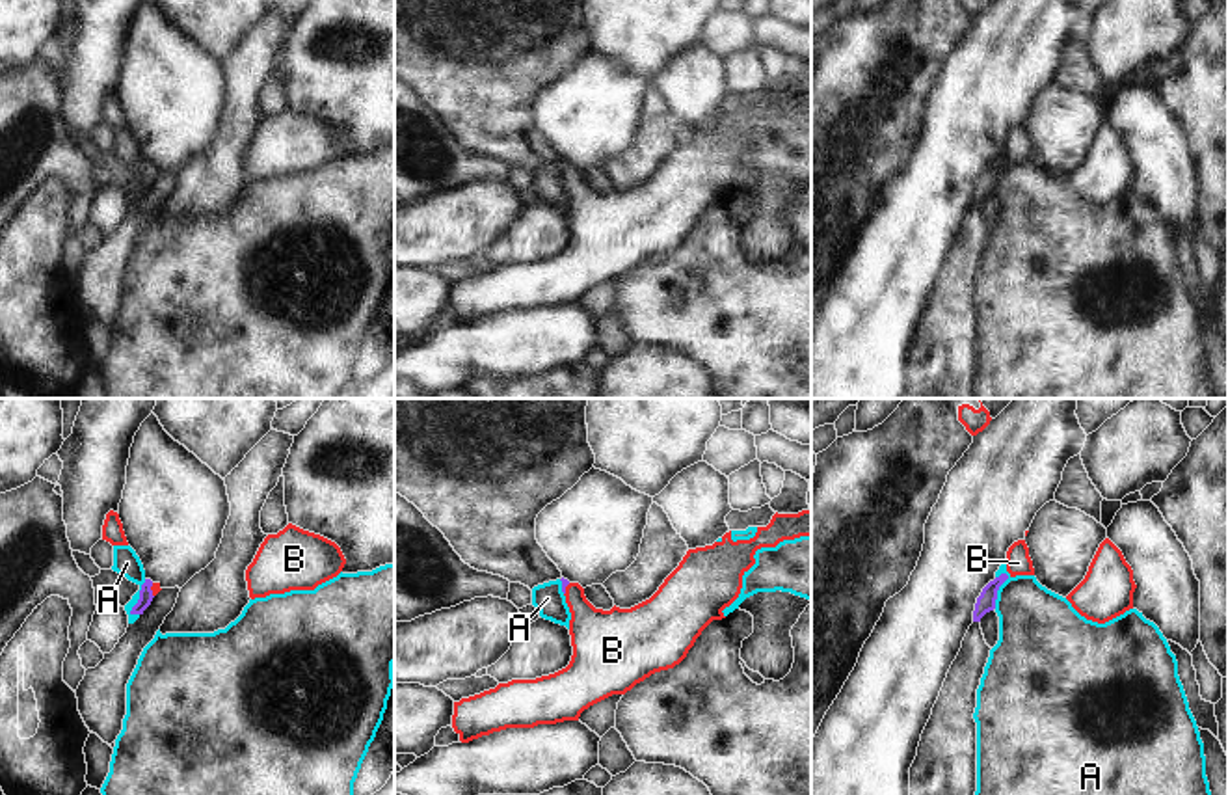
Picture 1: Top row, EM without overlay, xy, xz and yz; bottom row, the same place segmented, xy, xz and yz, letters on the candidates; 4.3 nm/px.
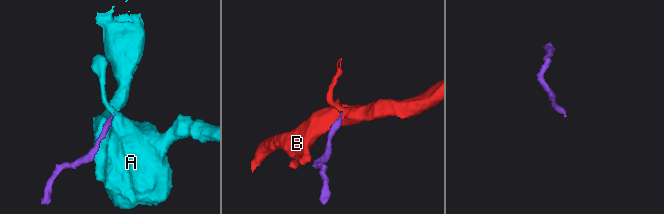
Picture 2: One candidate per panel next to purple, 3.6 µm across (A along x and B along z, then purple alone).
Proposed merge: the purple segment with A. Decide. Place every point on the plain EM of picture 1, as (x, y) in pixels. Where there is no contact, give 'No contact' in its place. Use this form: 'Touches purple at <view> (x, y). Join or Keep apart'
Touches purple at yz (998, 172). Keep apart

